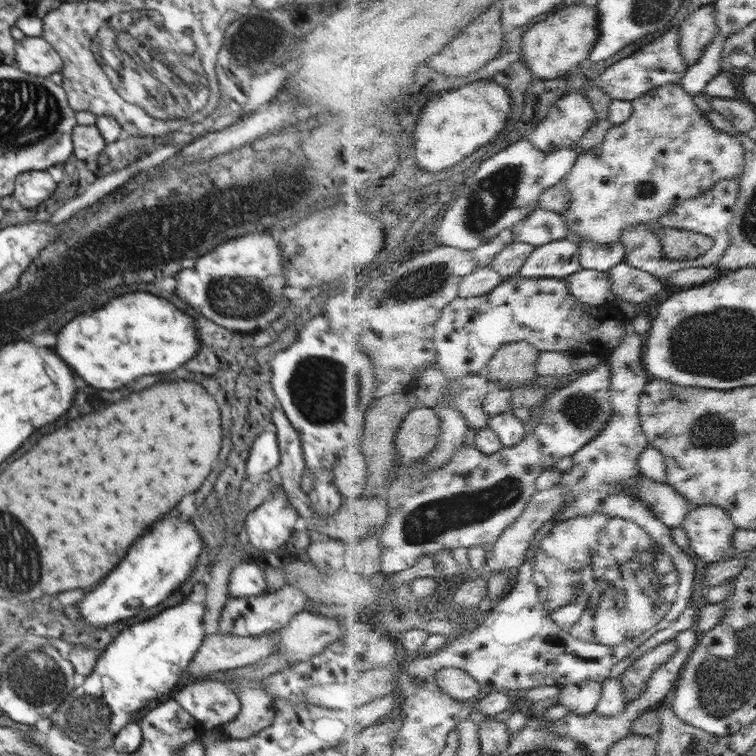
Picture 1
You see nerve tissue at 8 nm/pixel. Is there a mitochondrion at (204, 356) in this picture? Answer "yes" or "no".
no

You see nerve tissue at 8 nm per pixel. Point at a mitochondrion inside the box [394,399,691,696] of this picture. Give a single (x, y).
(635, 580)

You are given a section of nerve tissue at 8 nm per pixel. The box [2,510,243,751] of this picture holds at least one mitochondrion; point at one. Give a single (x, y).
(89, 717)

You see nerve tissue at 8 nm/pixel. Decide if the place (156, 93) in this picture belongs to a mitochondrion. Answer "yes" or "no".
yes

